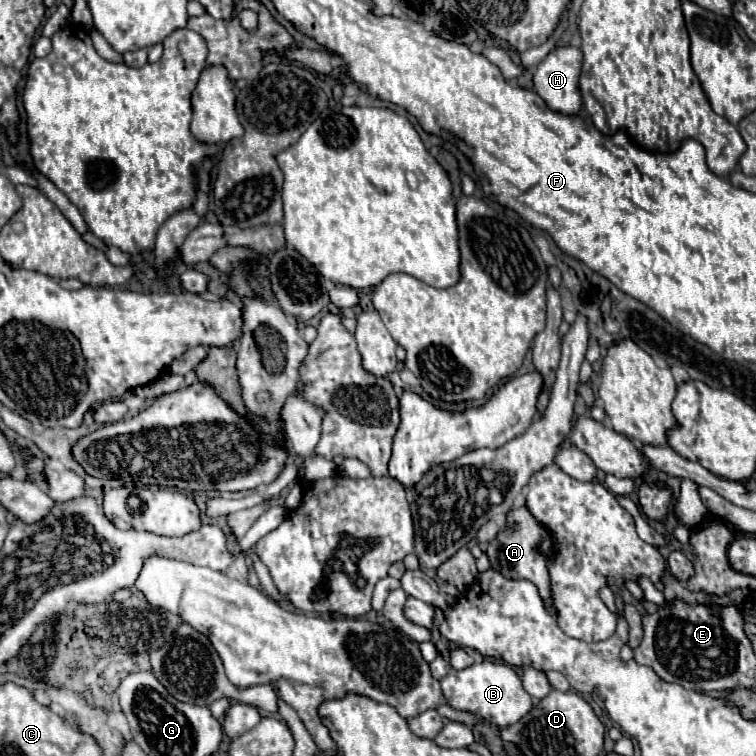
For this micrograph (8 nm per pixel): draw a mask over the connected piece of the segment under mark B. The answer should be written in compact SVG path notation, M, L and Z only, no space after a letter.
M489 659L475 663L463 671L451 671L441 679L441 689L445 701L451 707L475 713L497 727L513 725L533 709L533 699L523 689L521 677L507 663L497 663Z

